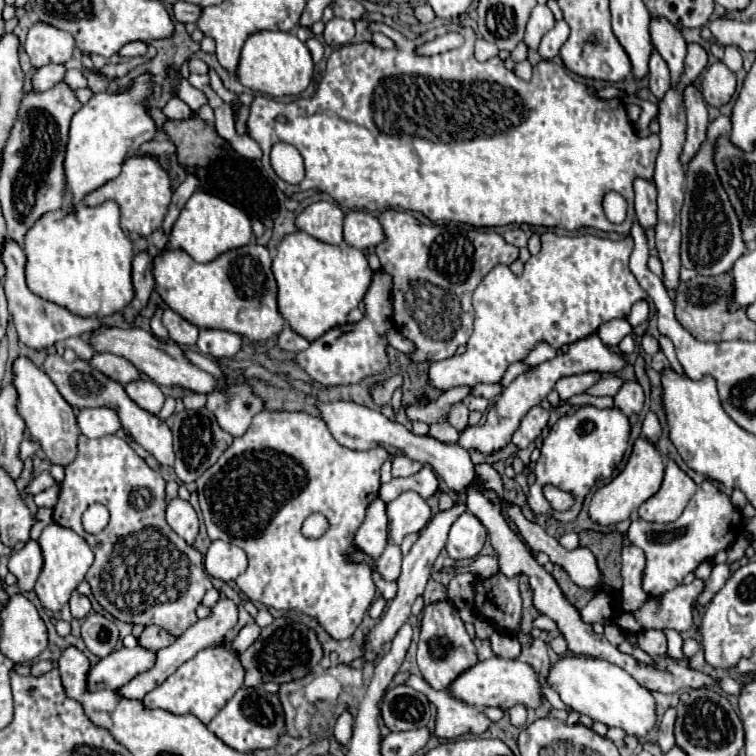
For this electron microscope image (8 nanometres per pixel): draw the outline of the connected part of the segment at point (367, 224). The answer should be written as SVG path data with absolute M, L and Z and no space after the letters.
M350 211L344 219L344 243L356 249L376 247L384 241L384 229L378 217L370 215L368 211Z

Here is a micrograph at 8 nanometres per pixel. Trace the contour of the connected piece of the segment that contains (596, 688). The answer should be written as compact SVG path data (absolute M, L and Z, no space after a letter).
M568 653L550 667L548 681L570 709L588 715L592 721L600 721L606 727L620 727L630 737L644 737L656 723L656 701L652 693L638 685L622 667L604 659L576 657Z

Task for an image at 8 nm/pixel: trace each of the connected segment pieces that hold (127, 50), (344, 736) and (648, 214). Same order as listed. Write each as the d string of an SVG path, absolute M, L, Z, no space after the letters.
M142 41L128 43L128 45L124 45L124 47L118 51L118 55L120 55L120 57L126 57L126 59L138 57L138 55L146 55L146 43L142 43Z
M346 711L346 713L342 713L340 717L338 717L338 721L336 721L336 727L334 727L334 739L340 743L340 745L348 745L350 743L350 737L352 737L352 723L354 723L354 719L352 719L352 715Z
M636 177L634 179L634 191L636 191L636 219L644 229L656 225L656 185L650 179Z

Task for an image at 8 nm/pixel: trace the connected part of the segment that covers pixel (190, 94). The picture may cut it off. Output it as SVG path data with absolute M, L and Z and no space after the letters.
M180 79L180 97L190 105L192 111L198 111L202 105L206 105L206 97L204 93L196 91L194 87L190 87L190 83L186 79Z

